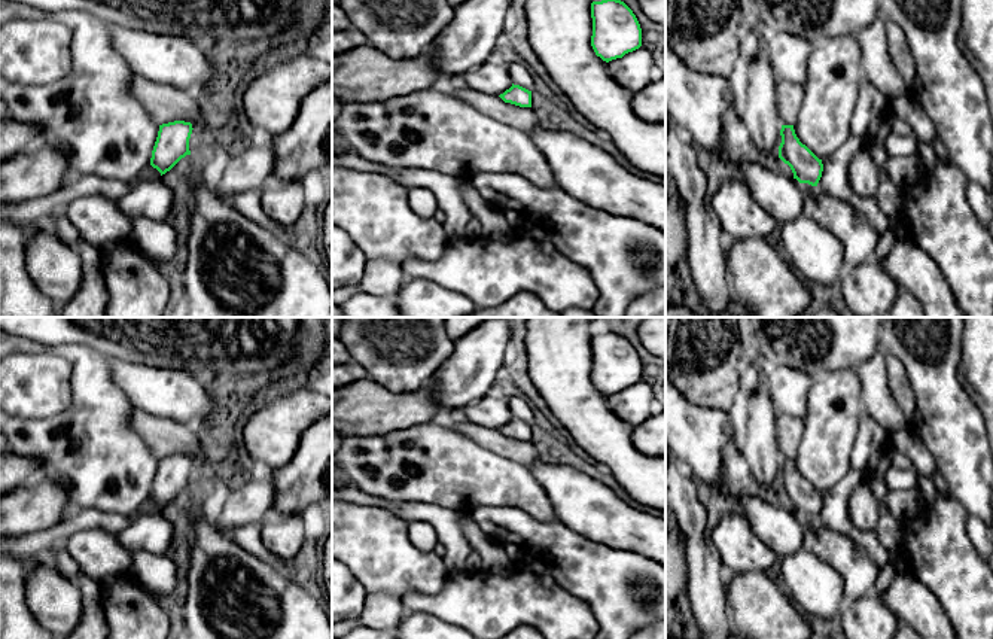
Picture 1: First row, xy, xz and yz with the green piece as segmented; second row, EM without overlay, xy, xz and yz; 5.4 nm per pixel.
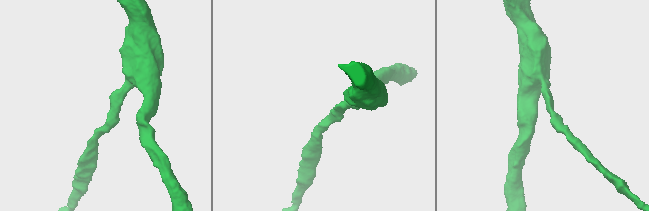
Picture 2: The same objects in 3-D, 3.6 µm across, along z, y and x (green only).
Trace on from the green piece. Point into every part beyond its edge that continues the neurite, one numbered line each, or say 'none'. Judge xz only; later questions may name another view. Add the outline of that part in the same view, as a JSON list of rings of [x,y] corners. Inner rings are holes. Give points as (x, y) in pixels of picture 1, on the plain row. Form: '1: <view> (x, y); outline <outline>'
none

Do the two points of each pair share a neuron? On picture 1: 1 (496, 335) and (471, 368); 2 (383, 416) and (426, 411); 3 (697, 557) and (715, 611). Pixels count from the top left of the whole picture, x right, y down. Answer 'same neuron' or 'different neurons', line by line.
1: same neuron
2: same neuron
3: same neuron

